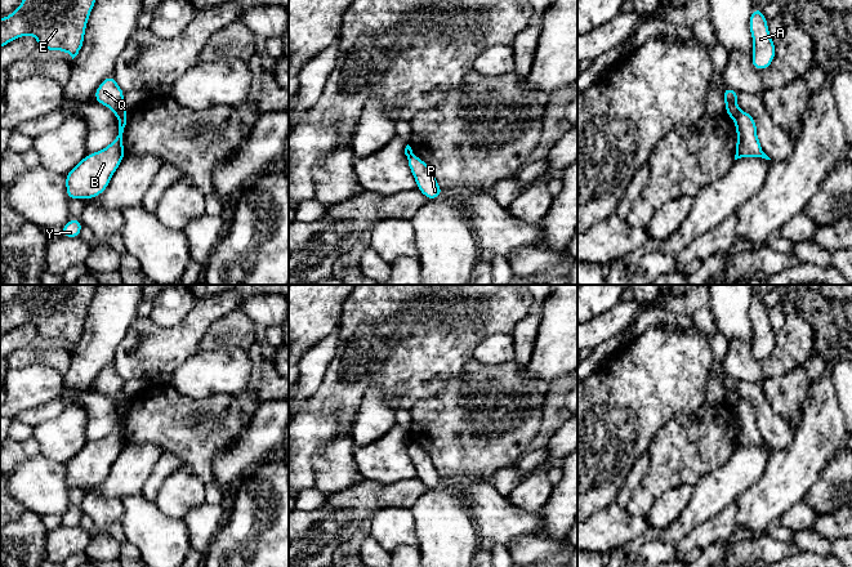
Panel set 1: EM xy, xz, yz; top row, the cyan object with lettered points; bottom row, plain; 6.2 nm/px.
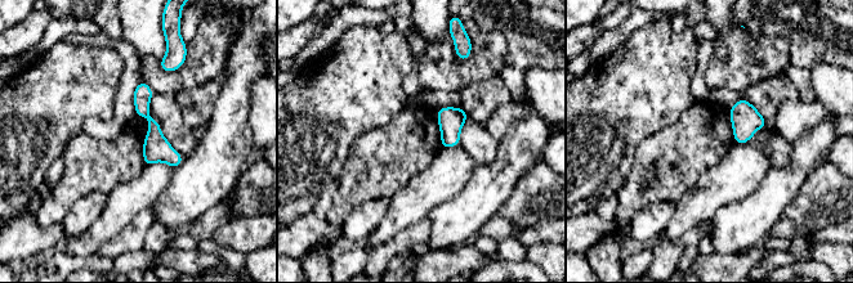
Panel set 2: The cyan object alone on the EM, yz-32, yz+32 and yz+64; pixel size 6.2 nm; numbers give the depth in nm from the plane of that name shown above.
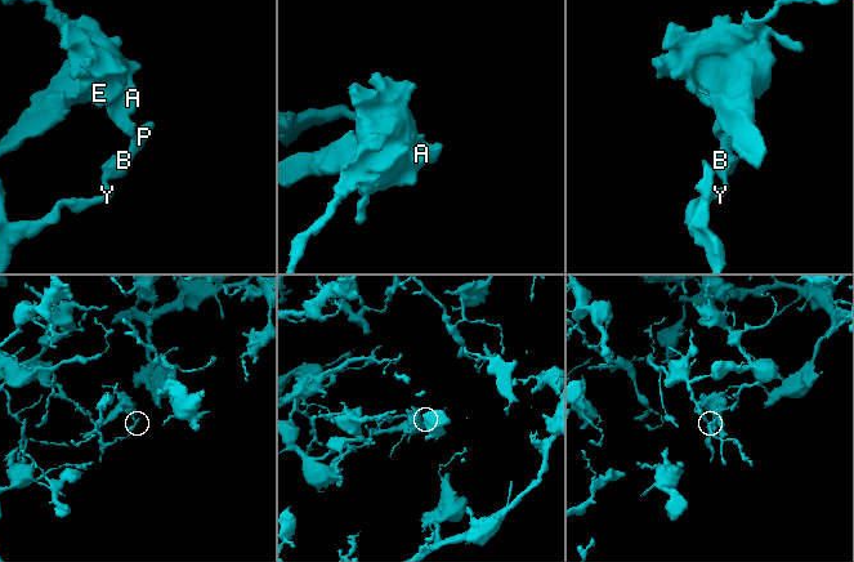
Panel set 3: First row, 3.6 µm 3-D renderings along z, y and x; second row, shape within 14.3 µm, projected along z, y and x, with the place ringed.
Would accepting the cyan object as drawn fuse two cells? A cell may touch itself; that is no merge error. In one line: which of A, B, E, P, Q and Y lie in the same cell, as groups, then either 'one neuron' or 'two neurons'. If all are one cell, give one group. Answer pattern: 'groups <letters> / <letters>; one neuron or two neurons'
groups A E Q / B P Y; two neurons

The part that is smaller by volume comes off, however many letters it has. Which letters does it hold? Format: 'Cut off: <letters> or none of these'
Cut off: A, E, Q

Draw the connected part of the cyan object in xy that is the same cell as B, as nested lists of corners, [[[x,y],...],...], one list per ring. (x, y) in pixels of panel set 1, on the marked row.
[[[126,115],[117,120],[119,135],[110,146],[88,153],[66,177],[68,200],[90,200],[102,195],[125,157],[122,133],[126,125]]]

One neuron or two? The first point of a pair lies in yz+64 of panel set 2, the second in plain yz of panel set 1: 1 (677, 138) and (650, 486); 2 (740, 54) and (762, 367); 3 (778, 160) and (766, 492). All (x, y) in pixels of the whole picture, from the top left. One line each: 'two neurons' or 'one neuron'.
1: one neuron
2: one neuron
3: two neurons

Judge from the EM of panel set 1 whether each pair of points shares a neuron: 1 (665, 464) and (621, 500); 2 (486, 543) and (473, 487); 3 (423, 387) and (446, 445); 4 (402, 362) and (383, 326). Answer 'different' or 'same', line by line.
1: different
2: same
3: different
4: same

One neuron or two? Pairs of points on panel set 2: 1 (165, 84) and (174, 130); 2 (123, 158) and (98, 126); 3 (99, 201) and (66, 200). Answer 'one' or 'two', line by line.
1: two
2: two
3: two

